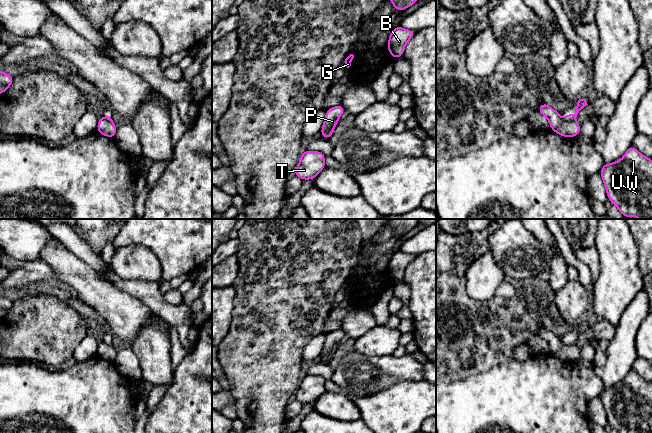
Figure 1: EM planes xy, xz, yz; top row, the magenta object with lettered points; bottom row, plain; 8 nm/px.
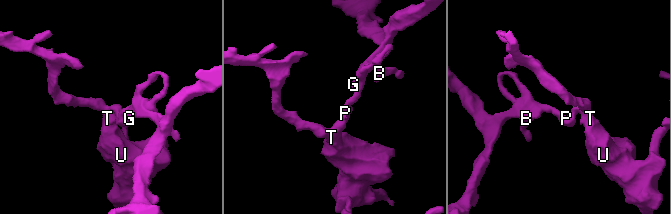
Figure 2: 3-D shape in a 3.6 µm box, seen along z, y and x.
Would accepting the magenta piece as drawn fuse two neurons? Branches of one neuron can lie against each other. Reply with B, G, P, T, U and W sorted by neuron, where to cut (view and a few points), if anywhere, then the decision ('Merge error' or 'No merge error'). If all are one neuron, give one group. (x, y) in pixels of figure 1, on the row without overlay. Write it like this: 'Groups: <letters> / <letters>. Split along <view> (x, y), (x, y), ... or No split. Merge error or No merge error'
Groups: B G P / T U W. Split along yz (566, 342), (573, 344). Merge error

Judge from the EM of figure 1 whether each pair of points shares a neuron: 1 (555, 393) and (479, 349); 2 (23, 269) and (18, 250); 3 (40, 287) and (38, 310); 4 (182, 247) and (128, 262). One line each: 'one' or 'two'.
1: two
2: two
3: two
4: two

